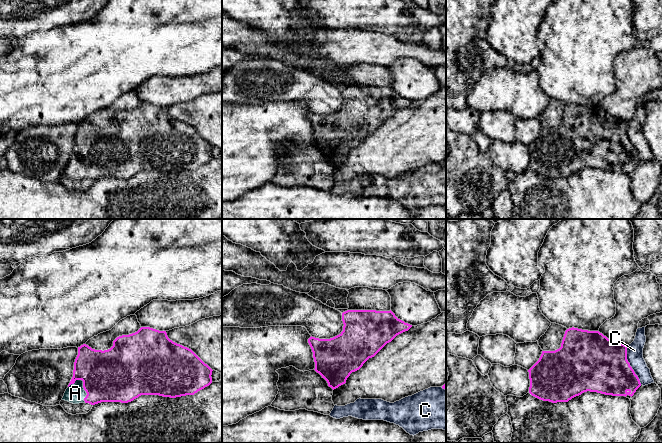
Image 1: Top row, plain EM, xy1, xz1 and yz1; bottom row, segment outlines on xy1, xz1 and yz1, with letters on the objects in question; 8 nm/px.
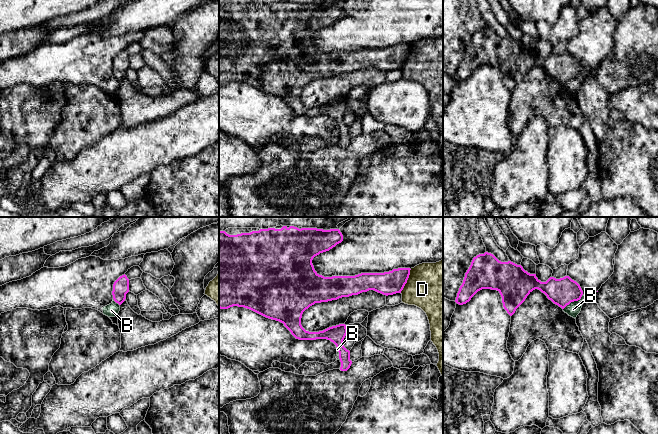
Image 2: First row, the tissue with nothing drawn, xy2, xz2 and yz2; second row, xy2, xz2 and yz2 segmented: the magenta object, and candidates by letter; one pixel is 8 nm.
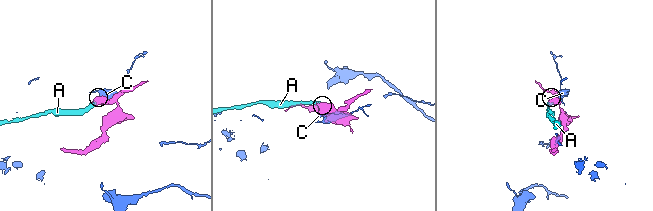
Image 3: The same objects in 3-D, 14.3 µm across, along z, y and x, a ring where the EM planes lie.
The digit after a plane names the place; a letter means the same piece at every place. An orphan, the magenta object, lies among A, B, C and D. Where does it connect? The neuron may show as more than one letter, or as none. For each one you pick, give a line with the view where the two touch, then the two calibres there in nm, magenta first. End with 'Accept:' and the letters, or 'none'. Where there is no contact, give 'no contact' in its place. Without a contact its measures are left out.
A: contact in xy1; calibres 420 and 160 nm
Accept: A

